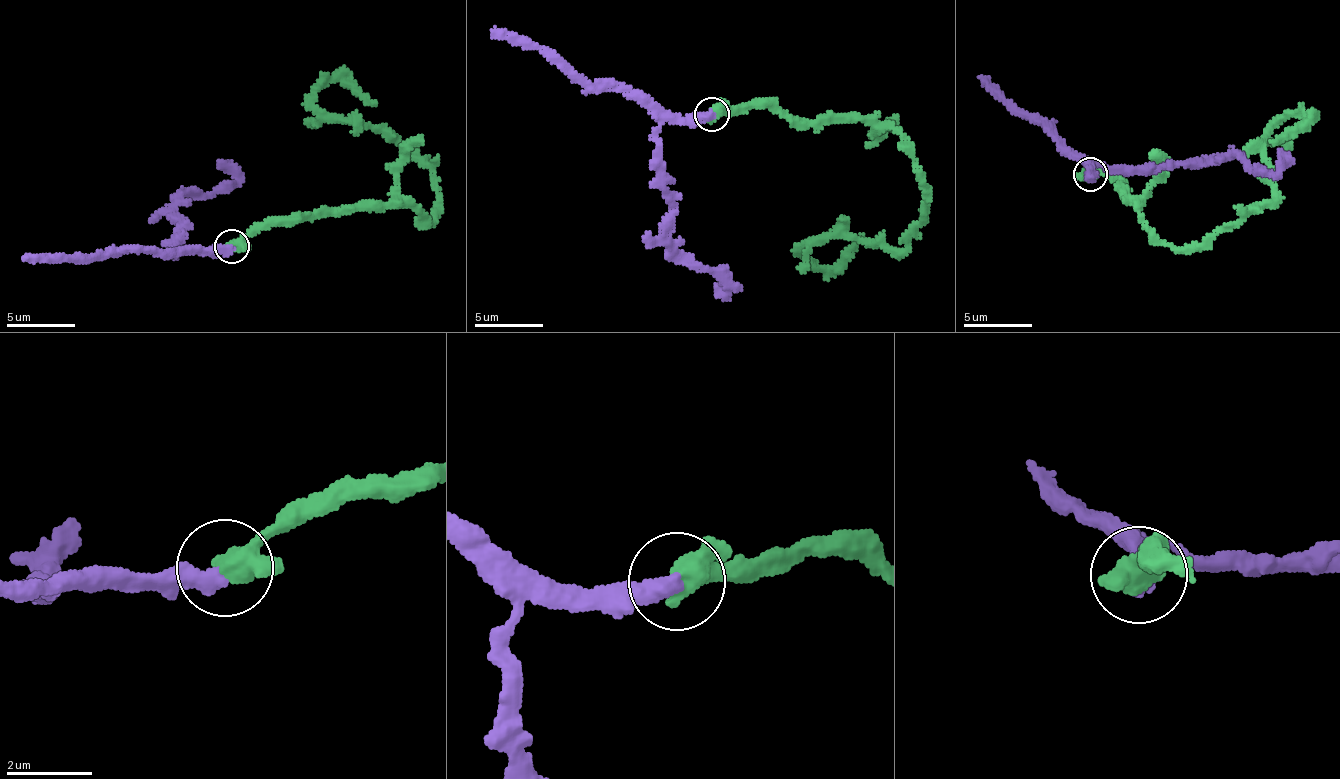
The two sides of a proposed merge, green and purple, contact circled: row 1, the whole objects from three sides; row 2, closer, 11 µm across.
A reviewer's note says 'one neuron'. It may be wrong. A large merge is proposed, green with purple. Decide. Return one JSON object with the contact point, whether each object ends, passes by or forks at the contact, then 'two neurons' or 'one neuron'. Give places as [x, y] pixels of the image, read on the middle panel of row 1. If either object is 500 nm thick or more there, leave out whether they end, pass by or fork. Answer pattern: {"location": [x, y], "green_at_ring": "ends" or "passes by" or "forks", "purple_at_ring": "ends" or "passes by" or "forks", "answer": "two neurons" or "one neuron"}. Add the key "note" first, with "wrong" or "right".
{"note": "right", "location": [711, 114], "green_at_ring": "passes by", "purple_at_ring": "ends", "answer": "one neuron"}

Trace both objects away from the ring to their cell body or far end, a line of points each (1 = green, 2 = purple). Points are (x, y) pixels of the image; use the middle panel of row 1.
1: (710, 113), (770, 104), (894, 129), (925, 205), (909, 243), (817, 238), (801, 255), (827, 266), (863, 234)
2: (710, 113), (666, 119), (660, 128), (661, 189), (670, 204), (670, 250), (700, 264), (730, 288), (715, 287)

